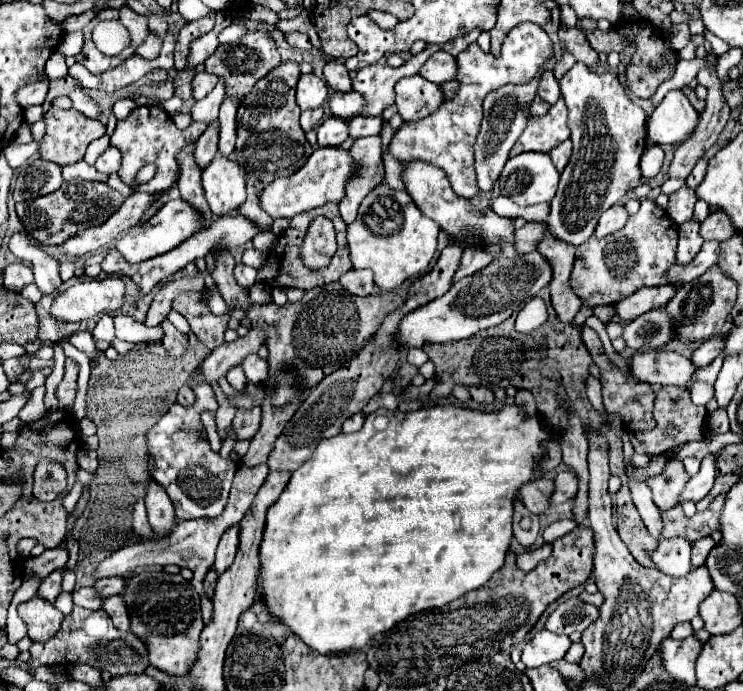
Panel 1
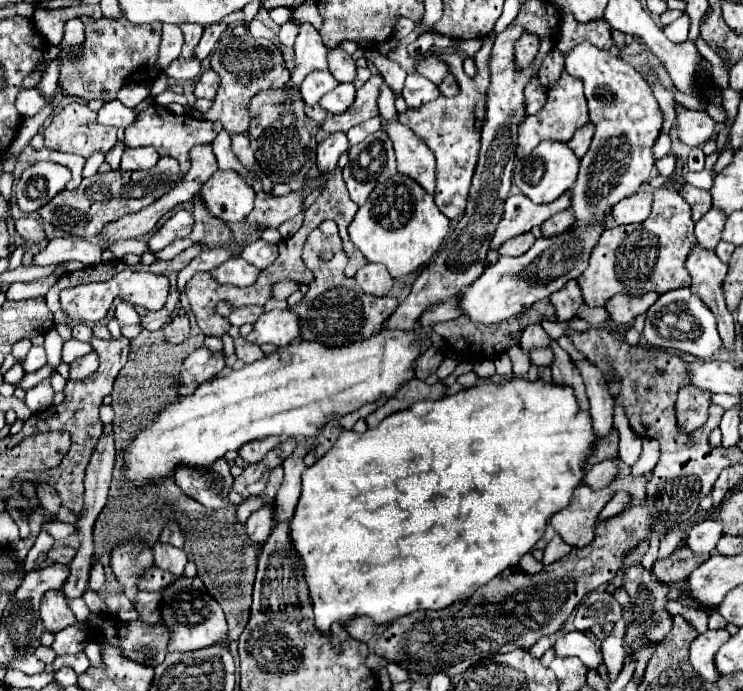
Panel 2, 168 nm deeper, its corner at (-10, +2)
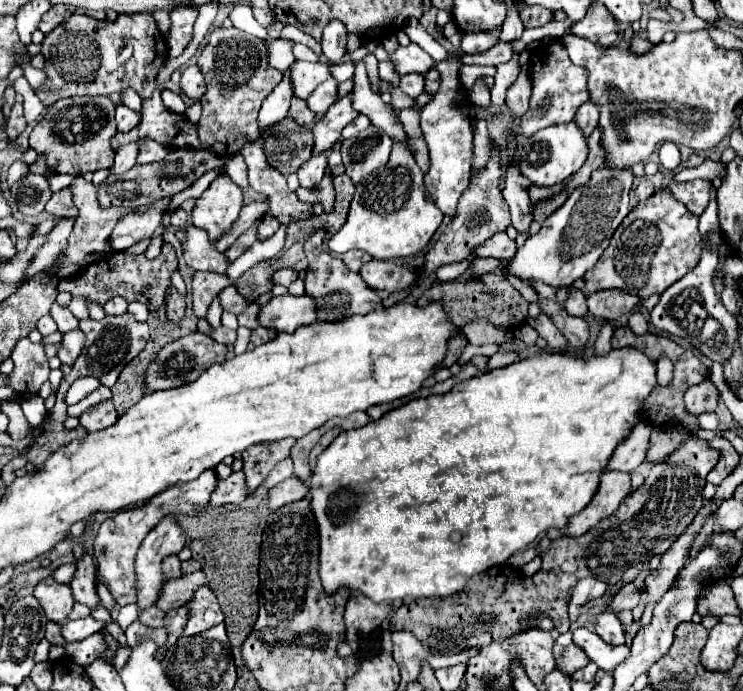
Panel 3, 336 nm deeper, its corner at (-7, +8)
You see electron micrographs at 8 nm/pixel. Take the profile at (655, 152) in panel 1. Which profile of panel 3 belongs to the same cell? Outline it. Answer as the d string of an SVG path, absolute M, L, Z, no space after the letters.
M665 142L665 144L659 148L659 156L661 156L661 164L663 164L665 170L677 170L677 166L681 164L679 148L677 148L673 142Z

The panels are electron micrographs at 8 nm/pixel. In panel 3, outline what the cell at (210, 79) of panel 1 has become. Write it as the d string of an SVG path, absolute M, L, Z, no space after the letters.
M197 64L187 66L181 74L181 90L191 98L191 100L199 100L205 94L205 80L203 80L203 72L199 70Z

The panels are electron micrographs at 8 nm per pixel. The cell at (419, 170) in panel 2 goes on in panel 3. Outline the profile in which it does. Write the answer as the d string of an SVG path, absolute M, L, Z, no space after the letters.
M357 62L355 66L355 86L353 86L353 108L365 116L369 116L371 124L375 124L377 128L381 128L383 132L387 132L391 136L393 142L399 142L403 146L409 148L409 140L407 140L407 132L397 116L397 112L385 104L381 100L379 94L375 94L369 86L367 80L367 70L365 70L365 62Z

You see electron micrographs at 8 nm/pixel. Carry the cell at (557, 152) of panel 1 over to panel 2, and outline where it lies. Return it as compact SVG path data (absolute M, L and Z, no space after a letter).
M588 122L582 128L578 128L576 134L572 136L572 140L568 142L568 146L578 154L578 158L582 158L588 152L588 146L592 142L592 136L594 136L594 124Z

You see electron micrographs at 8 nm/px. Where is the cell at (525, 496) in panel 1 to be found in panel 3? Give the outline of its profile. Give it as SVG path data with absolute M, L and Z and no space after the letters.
M603 472L601 484L599 484L595 496L591 498L591 504L587 504L587 508L583 508L583 512L571 516L571 520L567 520L569 522L567 526L551 528L549 532L546 532L546 536L549 536L551 540L555 540L559 536L571 536L571 538L583 536L597 522L611 516L629 492L631 492L631 476L629 474Z

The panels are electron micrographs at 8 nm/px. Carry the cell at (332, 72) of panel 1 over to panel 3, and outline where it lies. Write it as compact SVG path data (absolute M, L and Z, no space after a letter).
M333 20L325 26L323 30L323 38L321 38L321 48L323 48L323 56L331 62L331 64L339 64L343 60L343 56L347 54L345 50L345 42L347 42L347 30L339 20Z

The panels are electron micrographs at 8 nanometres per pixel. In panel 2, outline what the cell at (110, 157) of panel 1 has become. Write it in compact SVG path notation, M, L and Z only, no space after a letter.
M146 146L146 148L126 148L124 156L122 156L122 170L148 170L152 166L156 166L156 162L160 160L160 154L156 152L156 148Z

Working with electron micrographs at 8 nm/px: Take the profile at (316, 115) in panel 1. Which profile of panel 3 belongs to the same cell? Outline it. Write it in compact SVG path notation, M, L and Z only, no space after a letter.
M293 98L291 100L291 108L289 108L289 116L301 124L301 126L311 126L315 122L315 114L307 108L307 102L305 100L299 100L299 98Z

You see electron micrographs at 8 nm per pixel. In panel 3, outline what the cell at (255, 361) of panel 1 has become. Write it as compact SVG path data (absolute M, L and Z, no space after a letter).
M221 326L221 328L217 328L217 330L211 332L211 338L215 338L221 344L235 344L237 334L235 334L235 330L229 330L229 328Z

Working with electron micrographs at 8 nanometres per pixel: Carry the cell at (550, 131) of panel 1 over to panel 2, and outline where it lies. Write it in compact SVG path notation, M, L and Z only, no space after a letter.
M564 70L560 80L554 86L548 88L548 98L546 98L544 108L540 112L536 112L534 116L524 116L522 118L522 122L518 126L518 148L516 148L516 154L518 156L530 154L538 146L538 142L542 142L546 138L568 142L574 136L574 132L580 126L584 126L586 120L590 120L590 118L588 118L586 98L584 98L584 92L582 92L582 80L566 74L566 70Z

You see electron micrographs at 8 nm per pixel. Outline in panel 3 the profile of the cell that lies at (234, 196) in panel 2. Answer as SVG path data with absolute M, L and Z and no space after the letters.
M217 176L211 186L197 198L191 222L209 232L211 240L225 234L243 208L243 190L227 176Z

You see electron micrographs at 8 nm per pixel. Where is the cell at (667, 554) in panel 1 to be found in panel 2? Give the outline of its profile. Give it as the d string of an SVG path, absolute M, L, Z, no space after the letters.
M706 520L702 524L696 524L686 540L688 548L696 554L706 554L712 552L718 544L718 540L724 536L724 524L722 522L714 522L714 520Z

